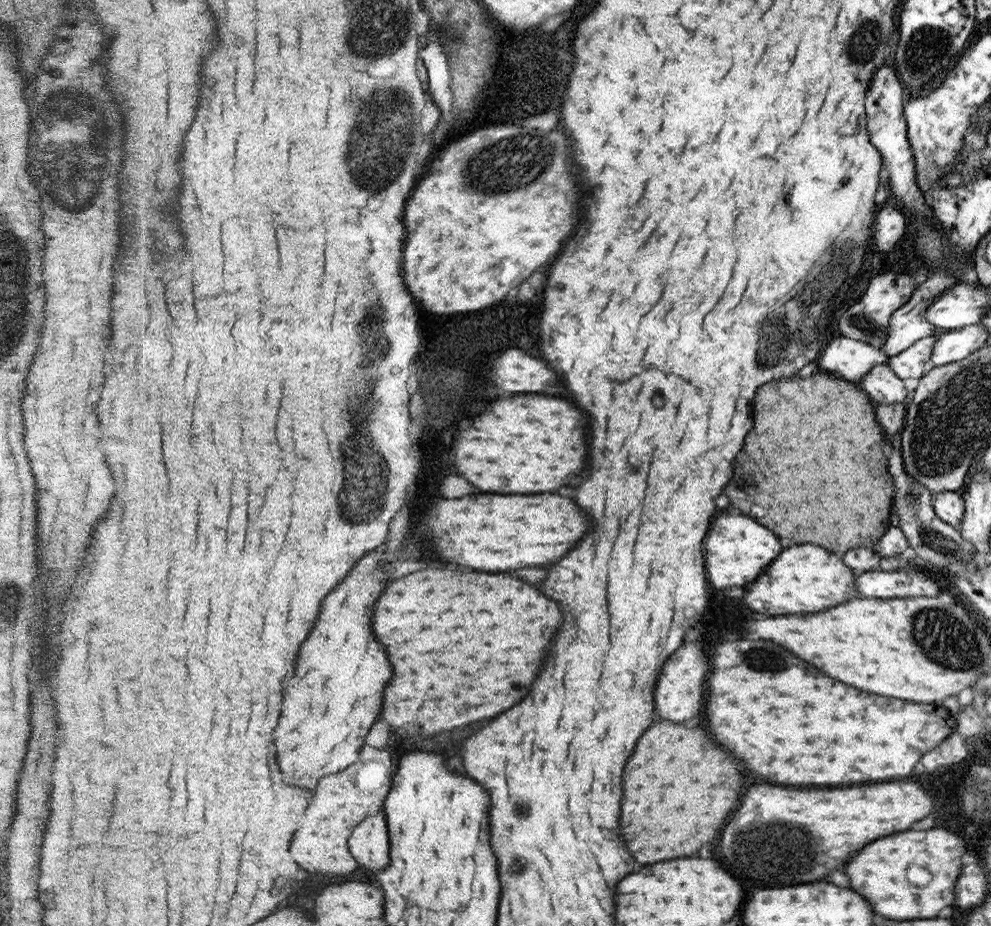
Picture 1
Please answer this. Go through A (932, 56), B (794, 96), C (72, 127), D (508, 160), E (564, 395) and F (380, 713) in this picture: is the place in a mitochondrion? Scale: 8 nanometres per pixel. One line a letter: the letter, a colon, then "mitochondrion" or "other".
A: mitochondrion
B: other
C: mitochondrion
D: mitochondrion
E: other
F: other

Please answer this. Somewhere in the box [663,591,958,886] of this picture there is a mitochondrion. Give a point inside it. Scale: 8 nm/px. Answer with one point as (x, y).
(749, 838)

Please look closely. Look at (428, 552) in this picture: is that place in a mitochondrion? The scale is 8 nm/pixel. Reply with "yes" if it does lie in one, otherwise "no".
no

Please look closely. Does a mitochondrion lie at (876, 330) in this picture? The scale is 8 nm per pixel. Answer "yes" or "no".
yes

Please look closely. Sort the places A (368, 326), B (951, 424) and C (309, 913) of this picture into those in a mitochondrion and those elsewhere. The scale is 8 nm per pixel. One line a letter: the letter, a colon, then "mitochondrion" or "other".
A: mitochondrion
B: mitochondrion
C: other

